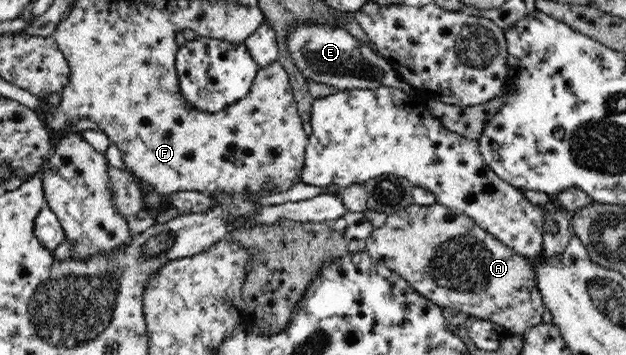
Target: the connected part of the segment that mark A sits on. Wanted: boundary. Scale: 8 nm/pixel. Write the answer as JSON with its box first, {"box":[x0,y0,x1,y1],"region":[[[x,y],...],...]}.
{"box":[365,203,545,336],"region":[[[439,203],[408,205],[389,214],[384,225],[372,231],[366,239],[365,249],[371,258],[399,274],[417,293],[441,308],[455,308],[469,316],[492,321],[517,336],[543,323],[541,315],[545,313],[545,306],[541,292],[537,290],[537,276],[531,260],[505,246],[459,211]]]}

